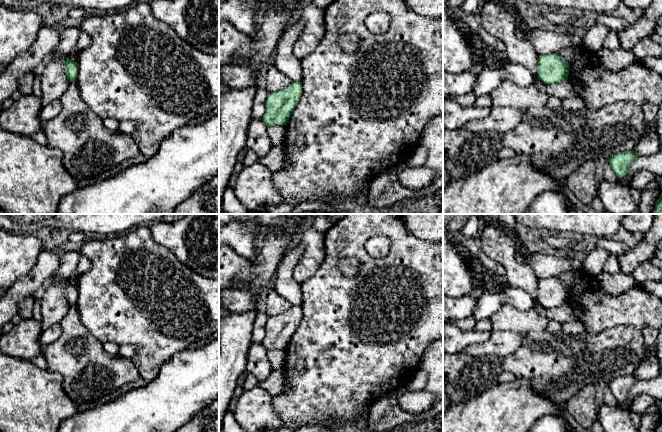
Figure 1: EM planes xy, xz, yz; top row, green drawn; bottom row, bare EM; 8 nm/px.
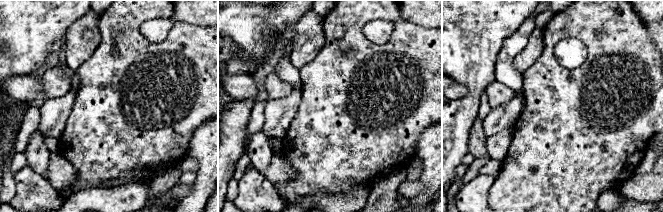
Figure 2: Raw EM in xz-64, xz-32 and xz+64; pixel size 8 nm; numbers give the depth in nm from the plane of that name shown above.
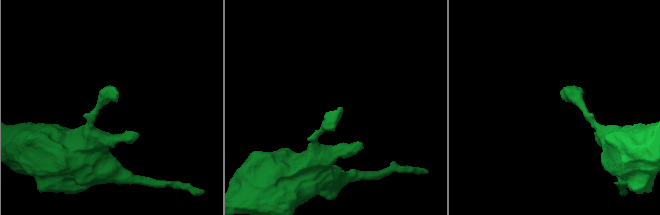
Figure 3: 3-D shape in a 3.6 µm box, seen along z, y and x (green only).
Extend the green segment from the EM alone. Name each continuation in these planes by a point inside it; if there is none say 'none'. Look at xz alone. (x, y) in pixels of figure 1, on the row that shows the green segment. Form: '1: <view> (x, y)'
1: xz (285, 61)

